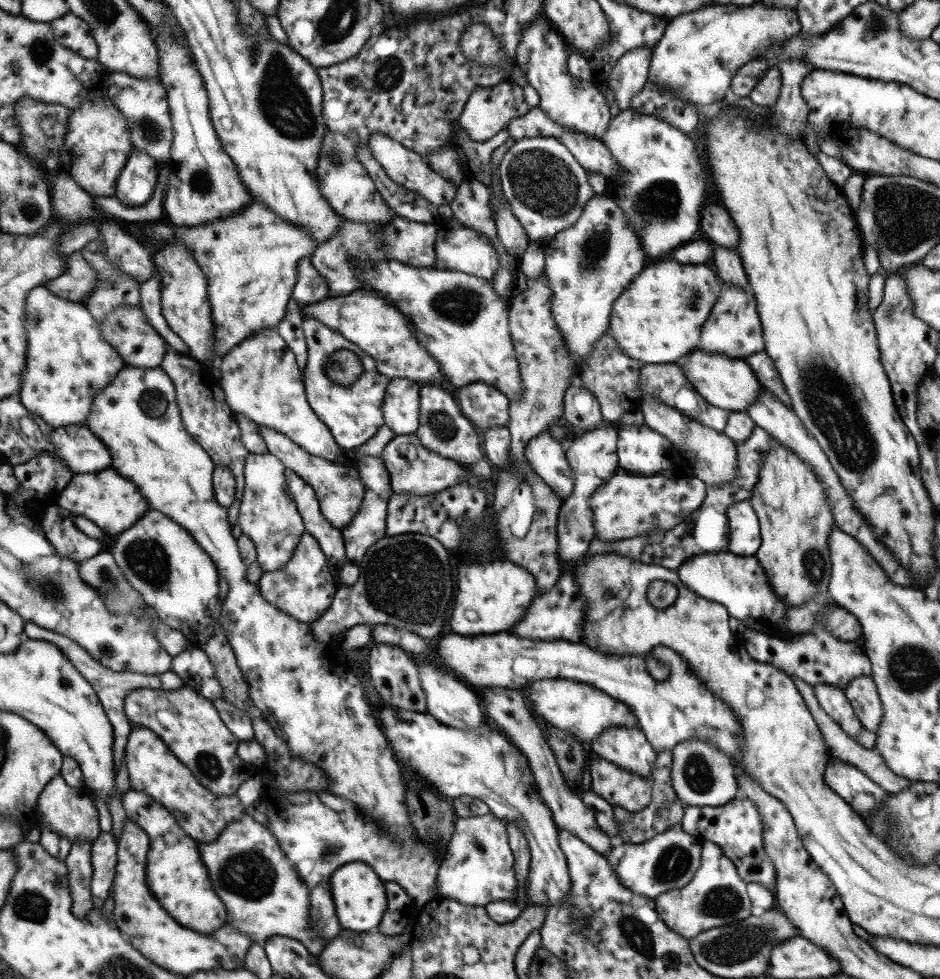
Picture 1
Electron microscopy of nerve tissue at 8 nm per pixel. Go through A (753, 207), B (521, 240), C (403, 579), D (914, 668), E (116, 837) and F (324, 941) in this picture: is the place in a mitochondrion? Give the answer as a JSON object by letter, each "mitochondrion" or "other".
{"A":"other","B":"other","C":"mitochondrion","D":"mitochondrion","E":"other","F":"other"}

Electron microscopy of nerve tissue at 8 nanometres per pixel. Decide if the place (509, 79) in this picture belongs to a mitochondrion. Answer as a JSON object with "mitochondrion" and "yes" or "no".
{"mitochondrion":"no"}

